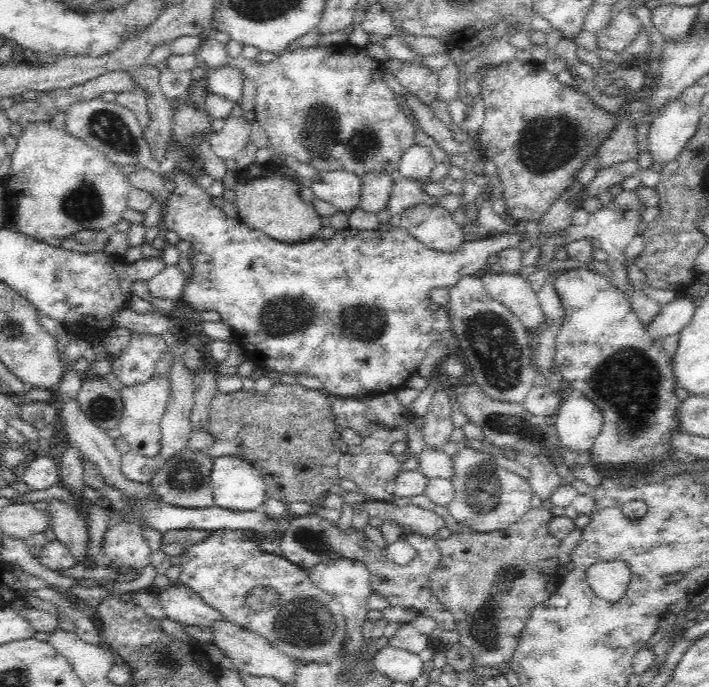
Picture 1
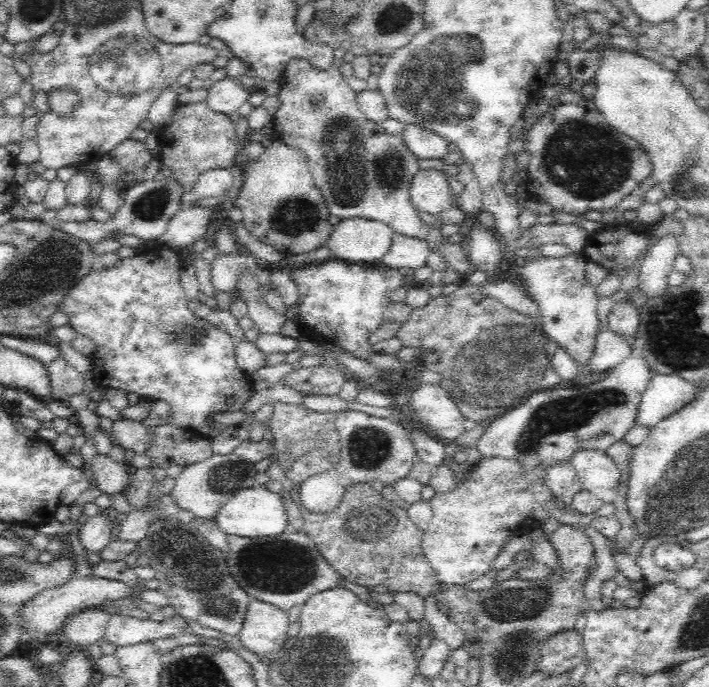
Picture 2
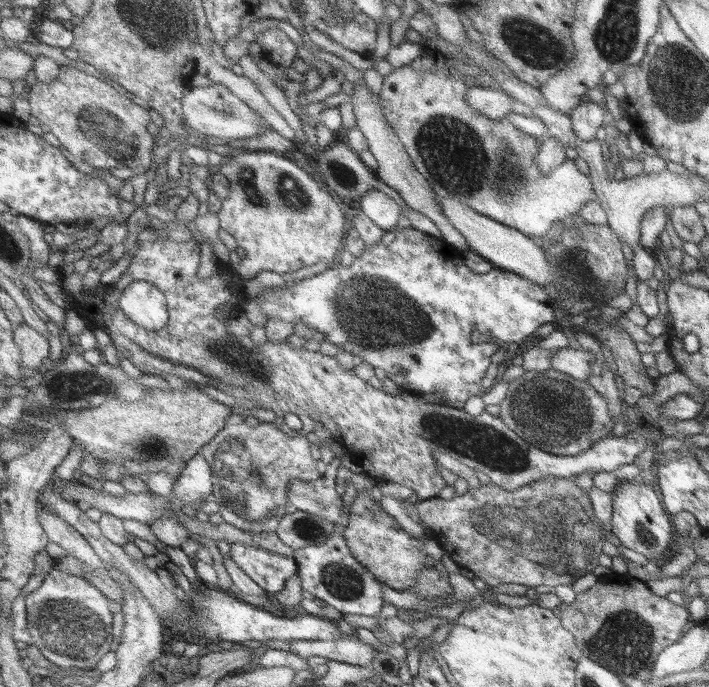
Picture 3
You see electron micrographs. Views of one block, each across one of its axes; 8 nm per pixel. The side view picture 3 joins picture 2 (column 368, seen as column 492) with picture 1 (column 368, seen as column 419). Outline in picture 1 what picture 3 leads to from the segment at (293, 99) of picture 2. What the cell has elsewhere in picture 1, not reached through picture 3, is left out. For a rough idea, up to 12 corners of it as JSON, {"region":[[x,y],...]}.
{"region":[[213,36],[198,66],[255,82],[271,151],[397,177],[414,129],[351,42],[269,63]]}

